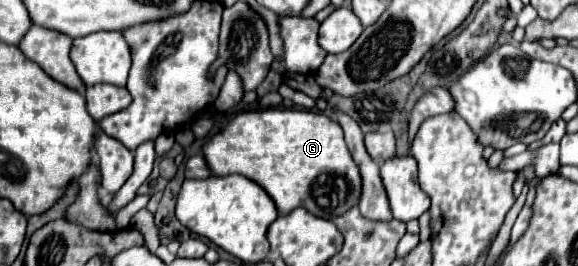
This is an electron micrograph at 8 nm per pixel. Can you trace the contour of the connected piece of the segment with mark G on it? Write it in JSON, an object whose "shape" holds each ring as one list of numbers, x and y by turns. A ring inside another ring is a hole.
{"shape":[[284,106,243,110,202,146,202,154,212,174,216,176,242,174,252,182,256,182,258,186,262,186,266,194,274,200,280,214,286,214,302,206,318,218,332,220,334,216,348,212,350,206,358,204,362,188,360,172,344,144,342,128,338,122,330,120,326,114,316,110]]}

